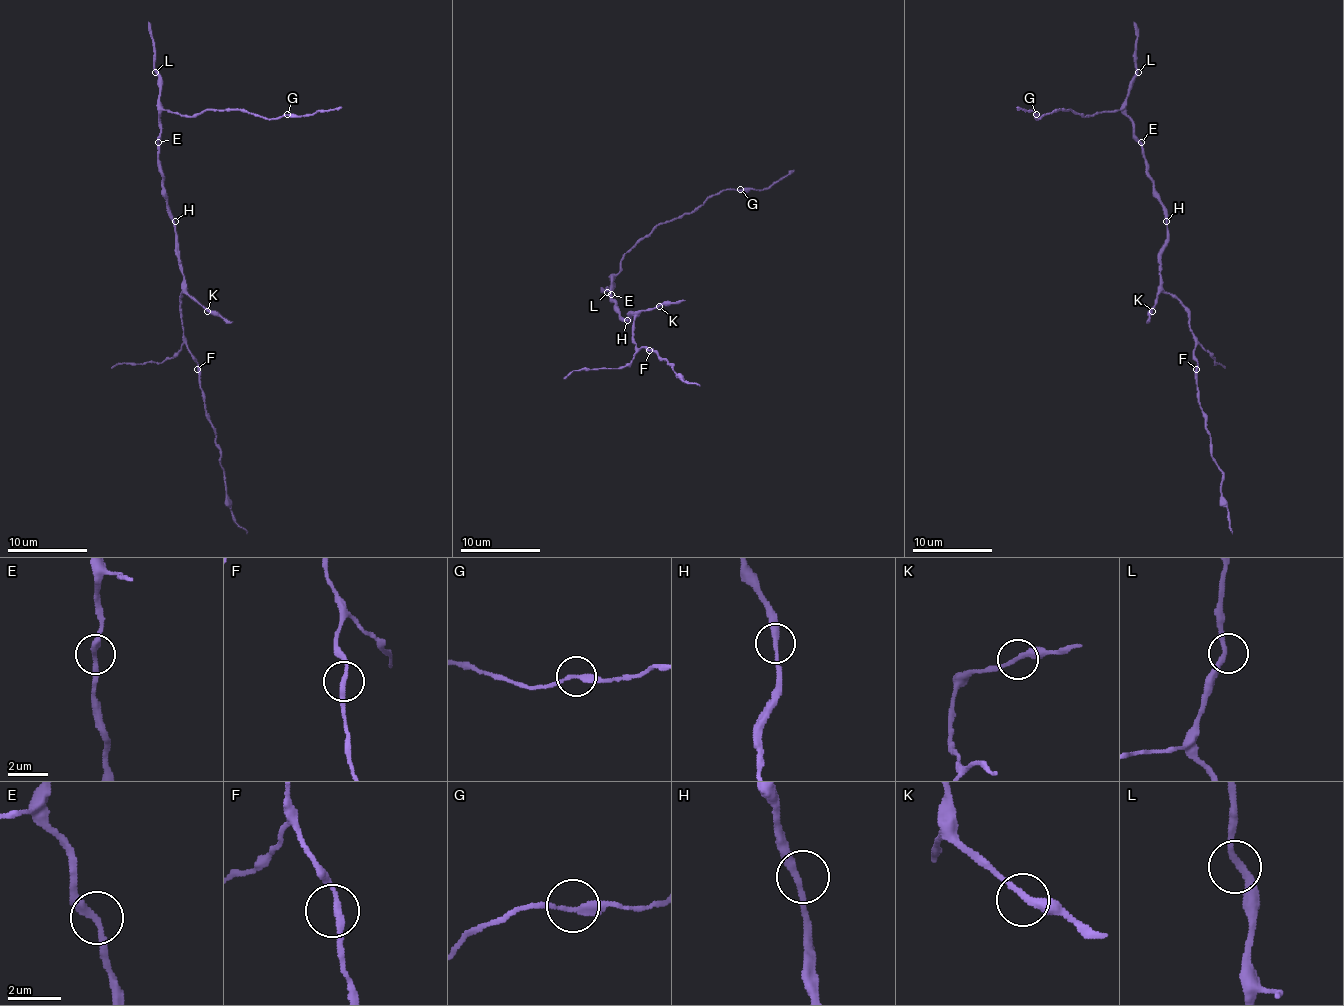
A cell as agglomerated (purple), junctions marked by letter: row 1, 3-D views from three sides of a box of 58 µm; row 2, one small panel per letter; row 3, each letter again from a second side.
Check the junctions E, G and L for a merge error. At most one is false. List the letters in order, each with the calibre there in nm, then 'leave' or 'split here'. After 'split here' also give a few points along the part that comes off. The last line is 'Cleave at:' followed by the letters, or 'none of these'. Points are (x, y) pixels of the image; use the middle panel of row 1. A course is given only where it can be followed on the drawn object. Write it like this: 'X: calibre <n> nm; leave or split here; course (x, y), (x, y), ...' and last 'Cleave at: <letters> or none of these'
E: calibre 280 nm; leave
G: calibre 260 nm; leave
L: calibre 240 nm; leave
Cleave at: none of these

